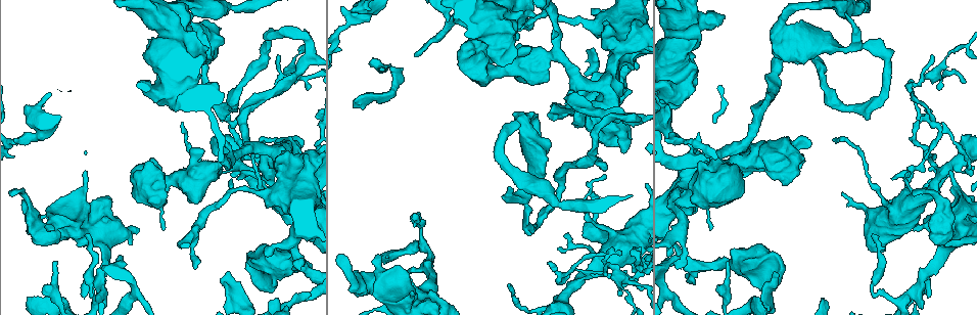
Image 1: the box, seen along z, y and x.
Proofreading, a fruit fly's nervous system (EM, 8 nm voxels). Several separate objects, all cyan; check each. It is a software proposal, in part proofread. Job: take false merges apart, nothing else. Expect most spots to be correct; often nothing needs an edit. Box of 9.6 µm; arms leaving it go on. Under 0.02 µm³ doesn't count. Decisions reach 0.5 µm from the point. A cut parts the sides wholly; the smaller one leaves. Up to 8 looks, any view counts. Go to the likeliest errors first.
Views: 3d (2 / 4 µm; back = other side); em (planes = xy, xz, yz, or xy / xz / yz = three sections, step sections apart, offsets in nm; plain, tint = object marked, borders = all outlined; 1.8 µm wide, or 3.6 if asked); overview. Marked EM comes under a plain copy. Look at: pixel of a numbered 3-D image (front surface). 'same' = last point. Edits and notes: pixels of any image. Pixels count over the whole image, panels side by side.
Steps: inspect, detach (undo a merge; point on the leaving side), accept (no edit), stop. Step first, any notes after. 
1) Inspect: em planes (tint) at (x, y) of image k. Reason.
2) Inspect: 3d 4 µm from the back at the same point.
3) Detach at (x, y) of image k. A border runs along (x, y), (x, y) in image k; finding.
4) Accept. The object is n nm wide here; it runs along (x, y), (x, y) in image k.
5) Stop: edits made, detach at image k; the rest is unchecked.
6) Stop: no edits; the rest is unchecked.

Inspect: em planes (tint) at (603, 255) of image 1. Abrupt turn.

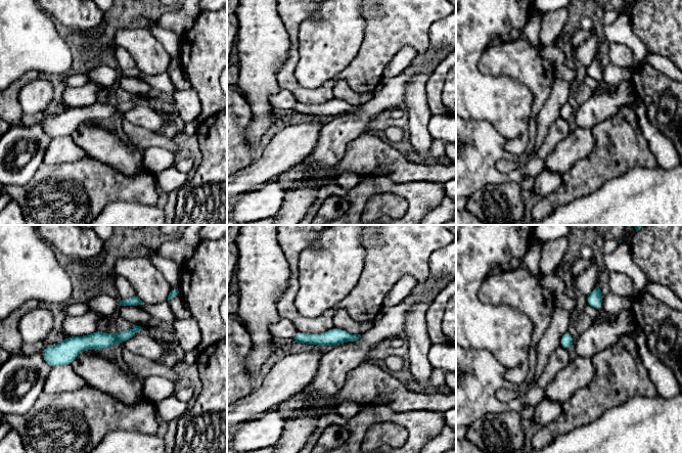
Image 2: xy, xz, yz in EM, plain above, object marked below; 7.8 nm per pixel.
Accept. It runs along (137, 328), (120, 337), (52, 351) in image 2; all the same cell.

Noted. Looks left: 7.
Inspect: em planes (tint) at (944, 211) of image 1. Thick turns thin.

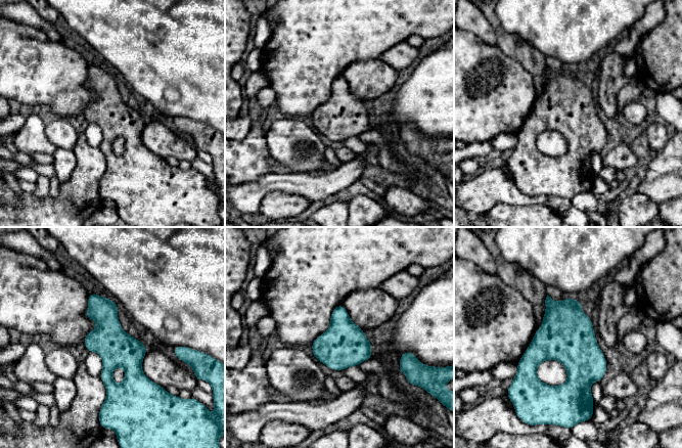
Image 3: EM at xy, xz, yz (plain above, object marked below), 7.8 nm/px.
Accept. It runs along (91, 296), (108, 323), (116, 403) in image 3; one cell here.

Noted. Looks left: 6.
Inspect: em xz step 4 (tint) at (878, 231) of image 1. Closes a loop.

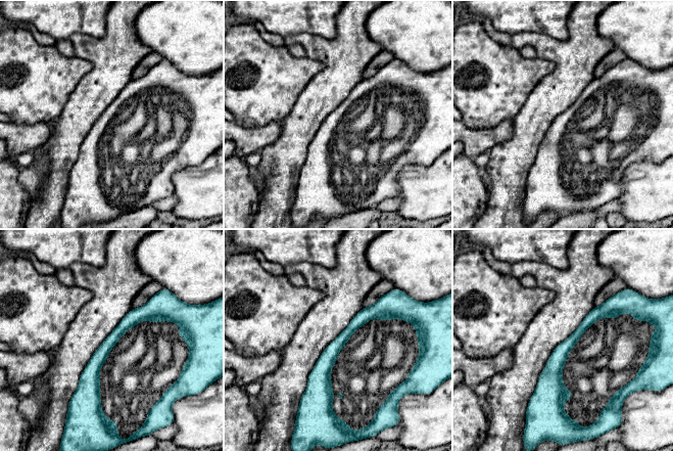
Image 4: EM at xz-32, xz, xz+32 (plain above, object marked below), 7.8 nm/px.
Accept. It runs along (610, 301), (561, 352), (551, 403) in image 4; one cell here.

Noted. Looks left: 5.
Inspect: em xz step 8 (tint) at (575, 83) of image 1. Three-way junction.

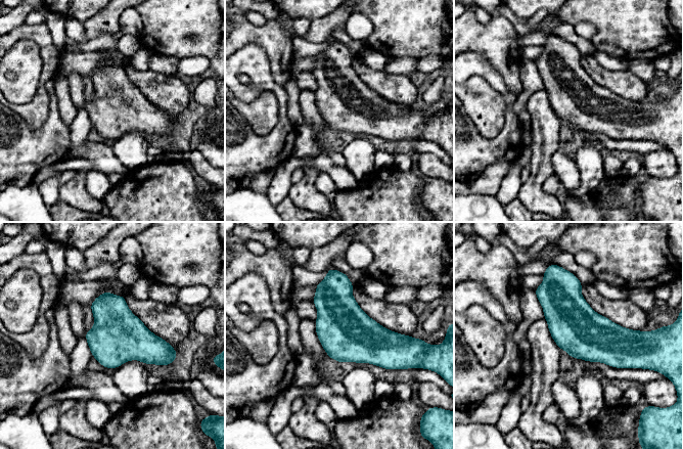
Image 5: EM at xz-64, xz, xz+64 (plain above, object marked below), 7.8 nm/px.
Inspect: em planes (tint) at the same point.

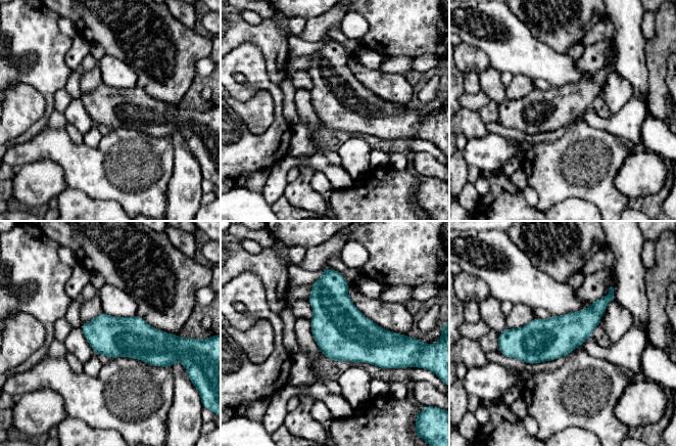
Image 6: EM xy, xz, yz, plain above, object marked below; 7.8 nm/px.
Accept. It runs along (611, 297), (562, 335), (502, 341) in image 6; continuous, no second cell.

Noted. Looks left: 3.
Stop: no edits; the rest is unchecked.

